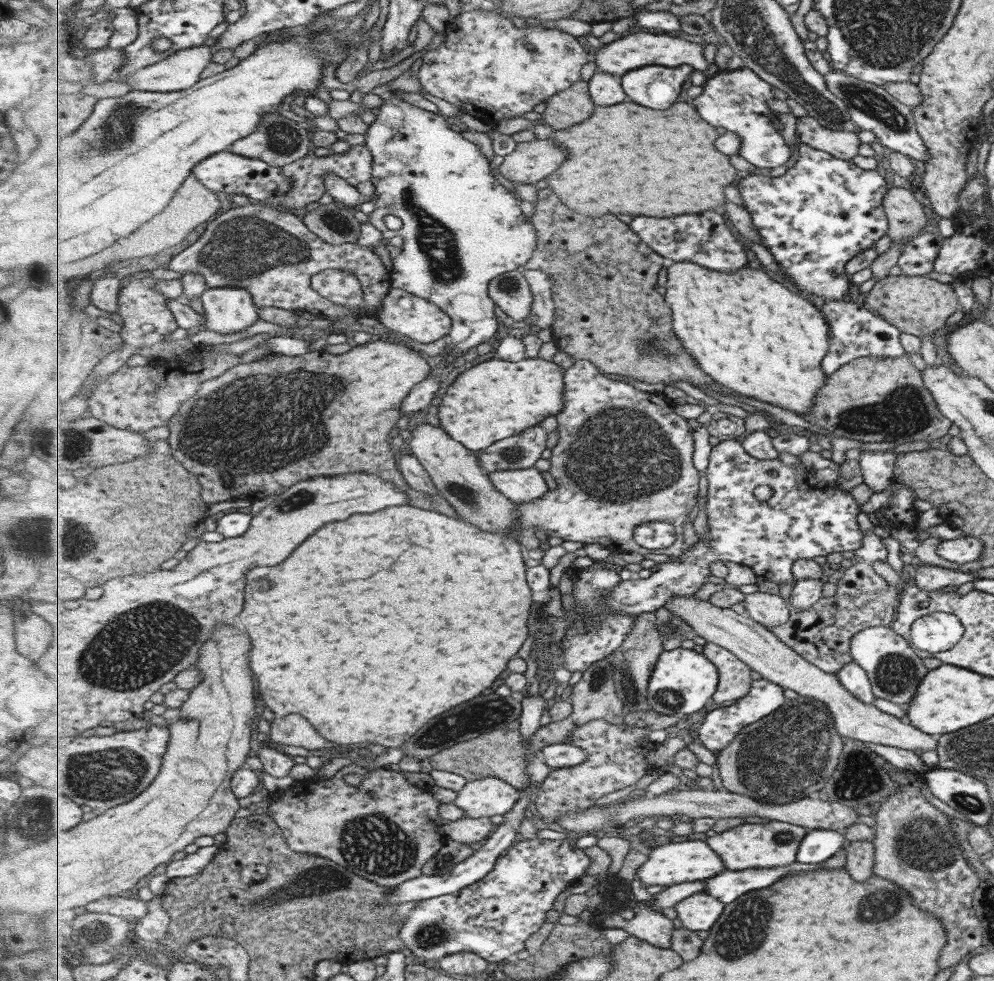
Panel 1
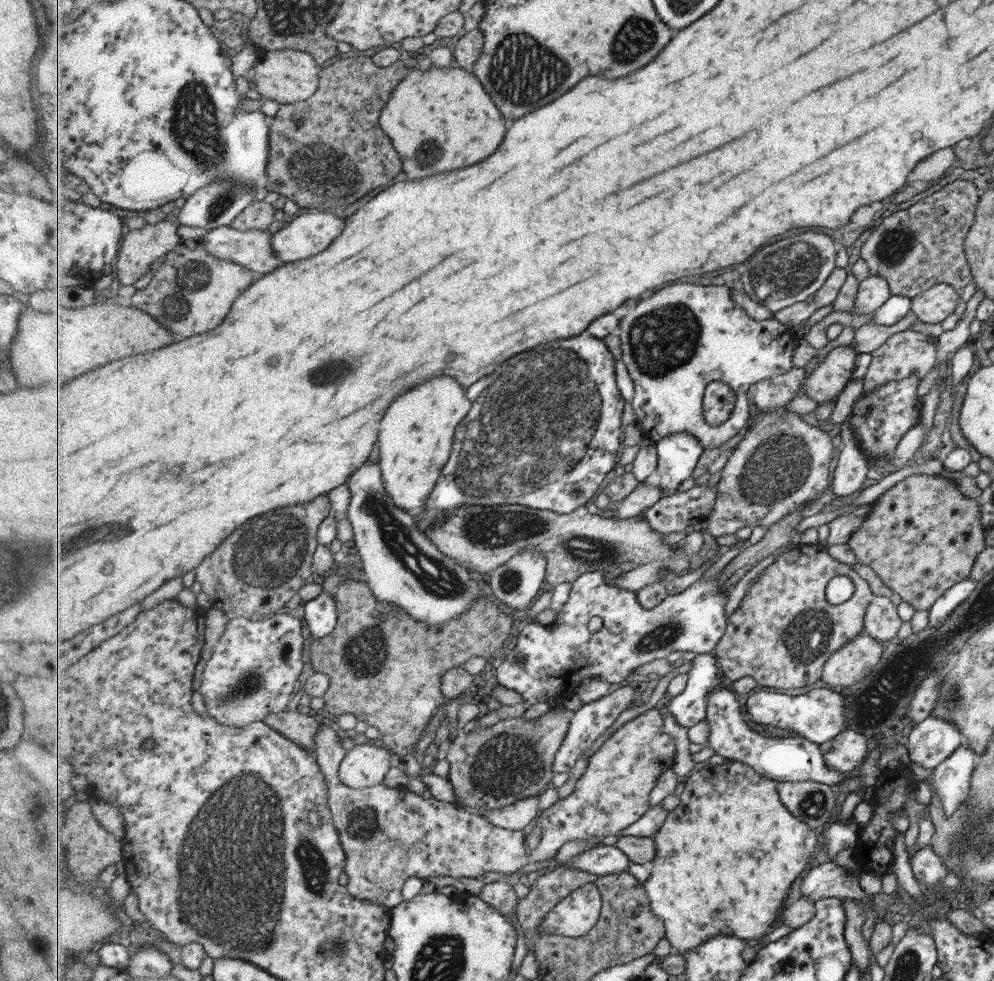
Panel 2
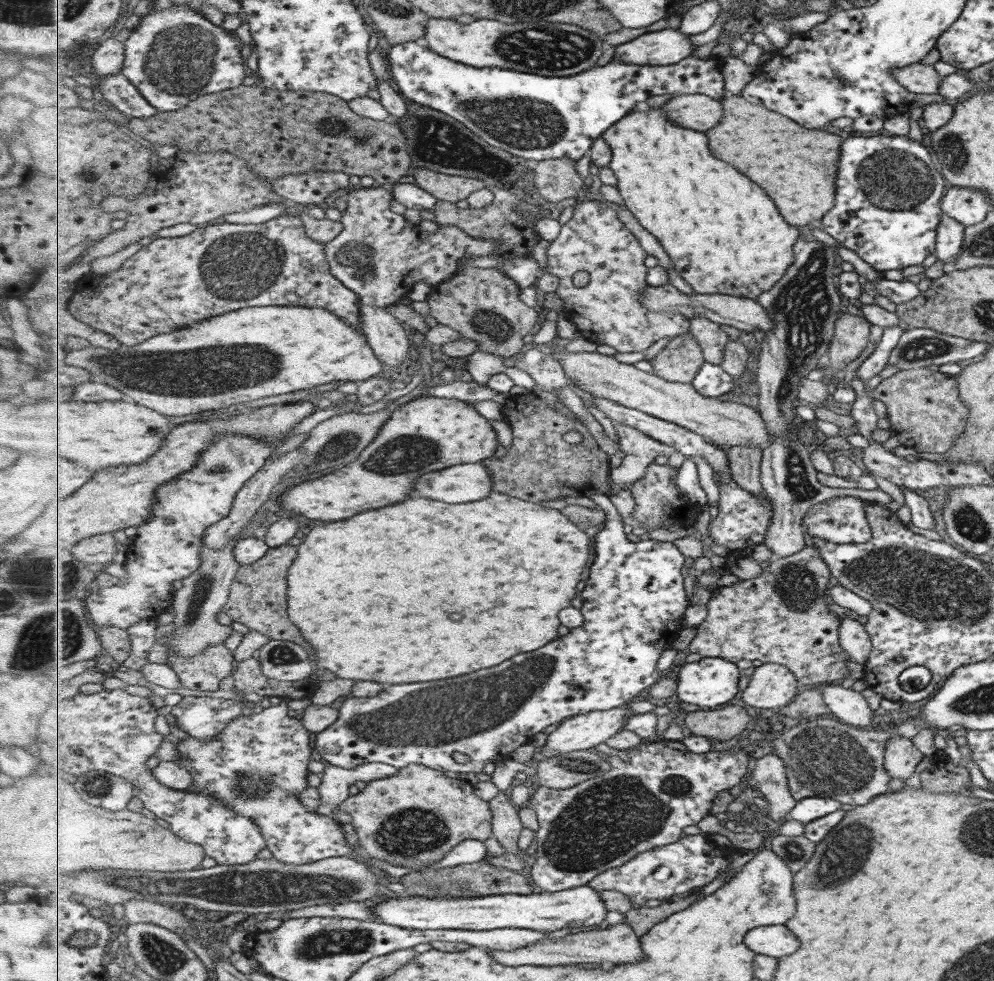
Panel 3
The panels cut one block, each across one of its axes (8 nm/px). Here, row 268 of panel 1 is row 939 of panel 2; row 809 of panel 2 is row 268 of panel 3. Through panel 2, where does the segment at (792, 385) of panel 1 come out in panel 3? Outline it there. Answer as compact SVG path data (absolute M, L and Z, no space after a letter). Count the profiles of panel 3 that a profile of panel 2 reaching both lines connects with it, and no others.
M643 106L635 108L625 119L619 120L617 124L614 124L613 127L602 134L603 138L607 140L607 144L612 148L613 158L610 162L610 167L617 175L619 181L617 188L627 208L651 234L661 241L663 248L669 253L673 265L676 266L676 270L681 274L682 278L689 282L690 286L694 287L698 294L717 295L728 293L730 296L756 300L763 292L771 291L771 288L776 287L776 284L786 276L786 273L789 272L790 267L794 264L795 245L798 243L797 240L801 238L799 228L791 226L789 222L783 220L783 216L779 214L773 198L757 182L753 182L749 176L739 172L735 166L731 166L731 164L727 164L727 162L723 162L723 160L719 160L719 158L715 158L711 154L711 146L709 146L707 134L691 130L691 128L683 128L683 126L679 126L679 123L673 123L667 116L667 111L663 109L663 106L651 109L642 108Z

